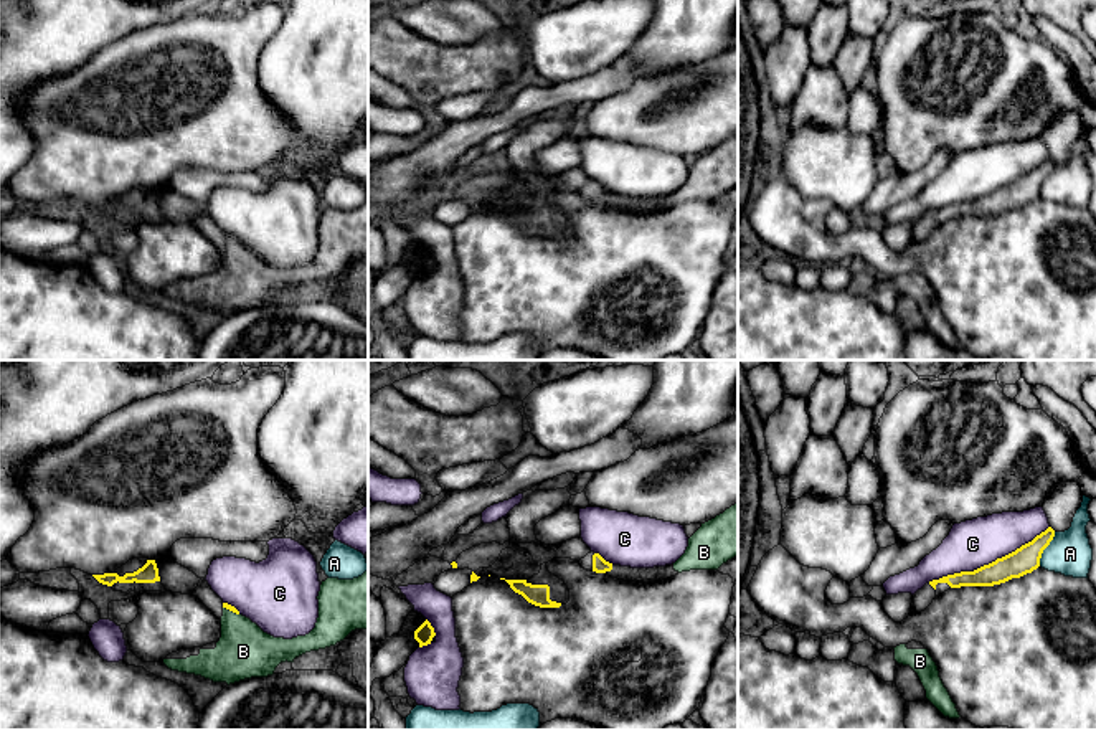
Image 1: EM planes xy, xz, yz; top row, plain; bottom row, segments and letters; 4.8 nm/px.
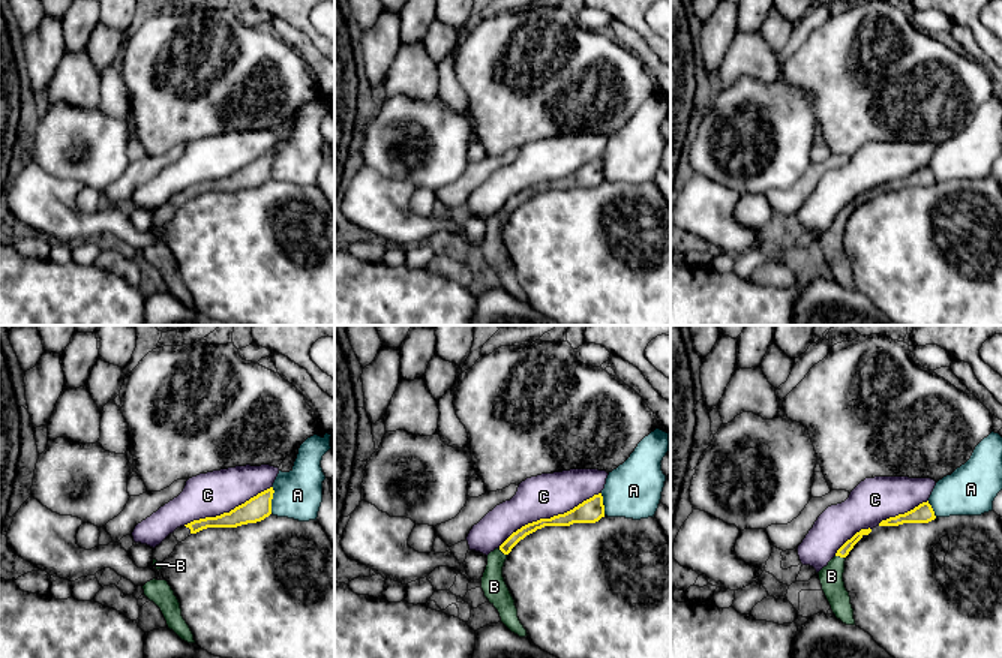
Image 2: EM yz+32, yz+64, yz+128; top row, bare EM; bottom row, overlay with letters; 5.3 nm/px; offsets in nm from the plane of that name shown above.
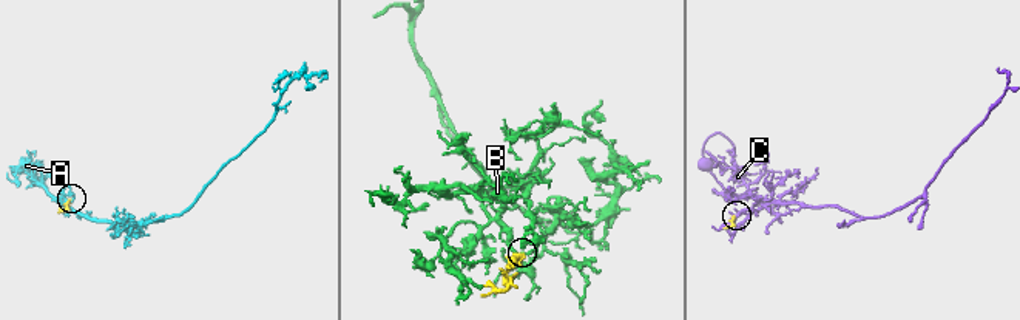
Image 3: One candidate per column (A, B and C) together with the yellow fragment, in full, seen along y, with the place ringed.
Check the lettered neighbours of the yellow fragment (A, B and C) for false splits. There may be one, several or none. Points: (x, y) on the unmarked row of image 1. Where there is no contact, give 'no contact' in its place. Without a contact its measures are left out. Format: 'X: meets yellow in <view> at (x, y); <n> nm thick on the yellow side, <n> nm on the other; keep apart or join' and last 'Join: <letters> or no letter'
A: meets yellow in yz at (1045, 177); 130 nm thick on the yellow side, 220 nm on the other; keep apart
B: meets yellow in xy at (231, 240); 30 nm thick on the yellow side, 260 nm on the other; join
C: meets yellow in yz at (989, 194); 130 nm thick on the yellow side, 240 nm on the other; keep apart
Join: B

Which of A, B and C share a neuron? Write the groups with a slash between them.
A / B / C

